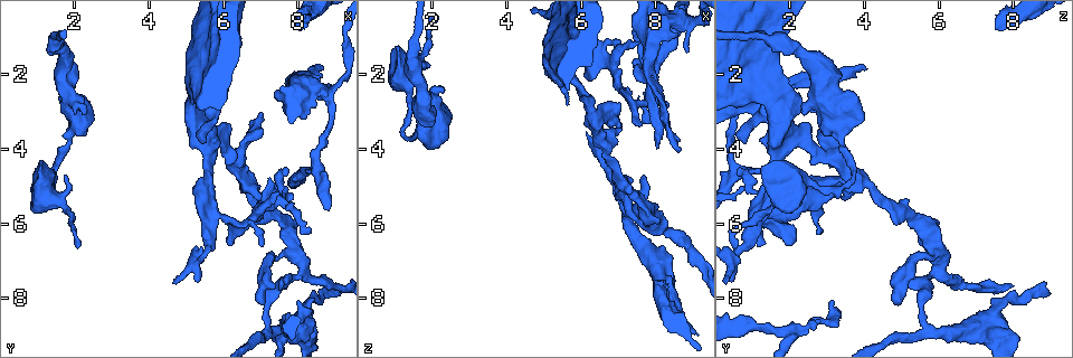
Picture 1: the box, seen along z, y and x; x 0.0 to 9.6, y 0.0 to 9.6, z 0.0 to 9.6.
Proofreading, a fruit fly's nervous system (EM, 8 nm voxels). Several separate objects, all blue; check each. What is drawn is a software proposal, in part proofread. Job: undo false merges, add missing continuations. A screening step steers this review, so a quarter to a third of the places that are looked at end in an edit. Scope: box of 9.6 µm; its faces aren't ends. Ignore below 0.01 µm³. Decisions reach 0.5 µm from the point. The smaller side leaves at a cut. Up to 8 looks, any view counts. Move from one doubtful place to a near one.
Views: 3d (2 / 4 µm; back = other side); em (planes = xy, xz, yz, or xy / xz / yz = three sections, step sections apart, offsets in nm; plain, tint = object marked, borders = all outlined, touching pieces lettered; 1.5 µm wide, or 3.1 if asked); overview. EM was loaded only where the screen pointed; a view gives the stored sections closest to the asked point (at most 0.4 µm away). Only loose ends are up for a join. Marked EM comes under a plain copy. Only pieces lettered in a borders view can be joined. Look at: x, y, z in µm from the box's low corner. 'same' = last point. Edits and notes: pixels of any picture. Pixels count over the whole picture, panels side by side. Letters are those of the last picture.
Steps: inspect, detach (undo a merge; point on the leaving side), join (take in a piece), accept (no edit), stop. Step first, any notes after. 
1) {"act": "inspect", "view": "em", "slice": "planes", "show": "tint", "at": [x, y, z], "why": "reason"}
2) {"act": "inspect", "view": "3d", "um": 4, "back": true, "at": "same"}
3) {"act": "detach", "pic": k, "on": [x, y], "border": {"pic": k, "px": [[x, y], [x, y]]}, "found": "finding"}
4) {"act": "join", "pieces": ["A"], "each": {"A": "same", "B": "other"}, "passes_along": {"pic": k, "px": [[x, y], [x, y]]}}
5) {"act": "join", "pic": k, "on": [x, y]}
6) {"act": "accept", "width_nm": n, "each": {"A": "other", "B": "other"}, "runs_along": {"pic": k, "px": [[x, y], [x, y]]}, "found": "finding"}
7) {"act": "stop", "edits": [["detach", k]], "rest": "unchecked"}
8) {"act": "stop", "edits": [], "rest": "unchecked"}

{"act": "inspect", "view": "3d", "um": 4, "at": [7.20, 8.80, 5.65]}

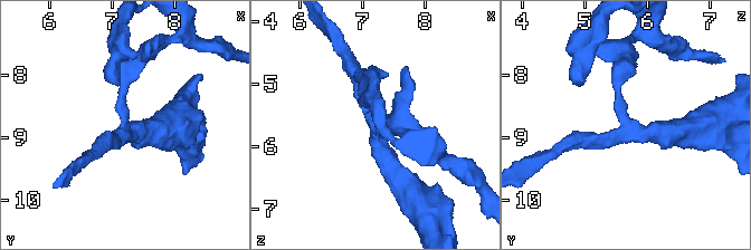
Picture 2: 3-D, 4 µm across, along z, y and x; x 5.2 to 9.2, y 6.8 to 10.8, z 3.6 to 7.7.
{"act": "inspect", "view": "em", "slice": "xz", "step": 4, "show": "tint", "at": [7.15, 8.80, 5.60], "arms": 3, "arm_widths_nm": [200, 240, 360], "why": "now the EM"}

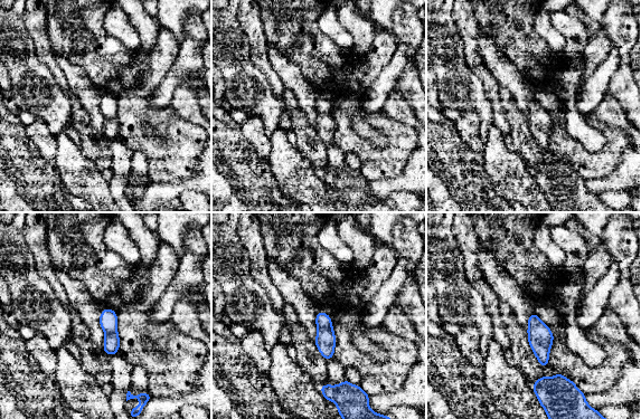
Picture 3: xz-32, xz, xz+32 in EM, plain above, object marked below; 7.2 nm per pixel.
{"act": "inspect", "view": "em", "slice": "yz", "step": 8, "show": "borders", "at": "same", "why": "another direction"}

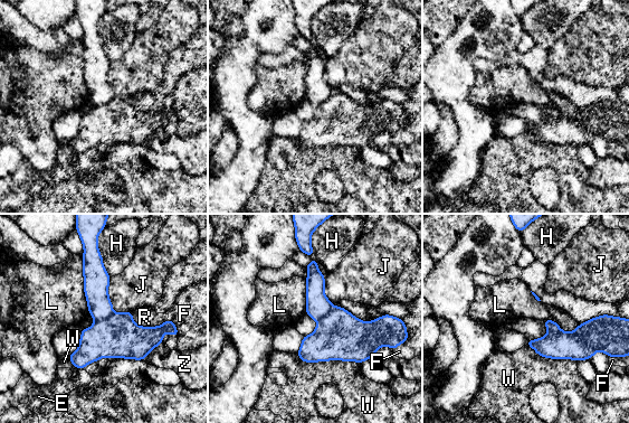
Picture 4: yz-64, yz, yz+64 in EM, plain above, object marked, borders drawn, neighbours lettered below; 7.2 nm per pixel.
{"act": "detach", "pic": 4, "on": [117, 336], "each": {"E": "other", "F": "other", "H": "other", "J": "other", "L": "other", "R": "other", "W": "other", "Z": "other"}, "border": {"pic": 4, "px": [[112, 312], [107, 317], [95, 321]]}, "found": "a second cell is stuck on"}

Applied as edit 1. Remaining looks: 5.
{"act": "inspect", "view": "overview", "why": "redraw"}

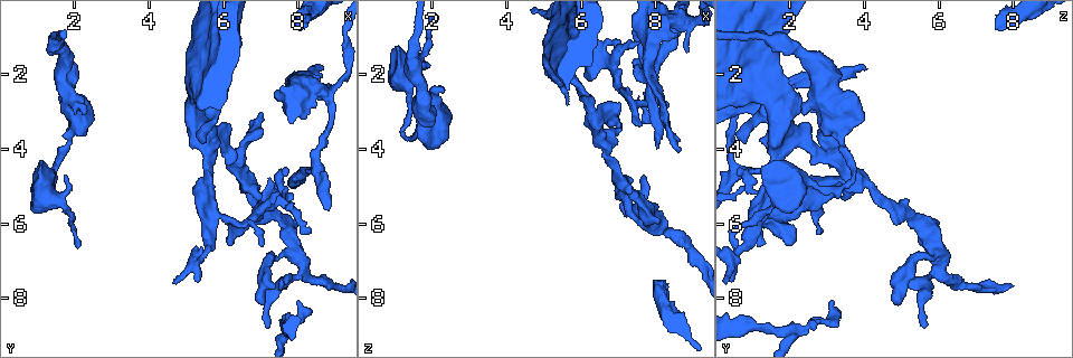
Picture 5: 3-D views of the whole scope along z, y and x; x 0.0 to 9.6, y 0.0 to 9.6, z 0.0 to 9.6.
{"act": "inspect", "view": "em", "slice": "xz", "step": 8, "show": "tint", "at": [8.90, 2.40, 0.60], "why": "calibre changes"}

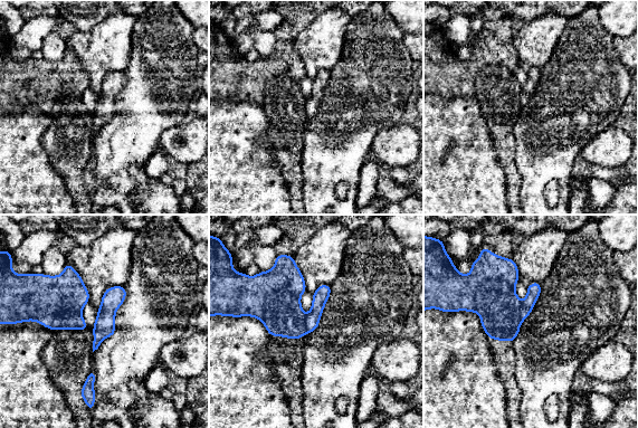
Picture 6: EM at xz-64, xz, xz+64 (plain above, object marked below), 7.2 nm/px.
{"act": "inspect", "view": "em", "slice": "planes", "show": "borders", "at": "same"}

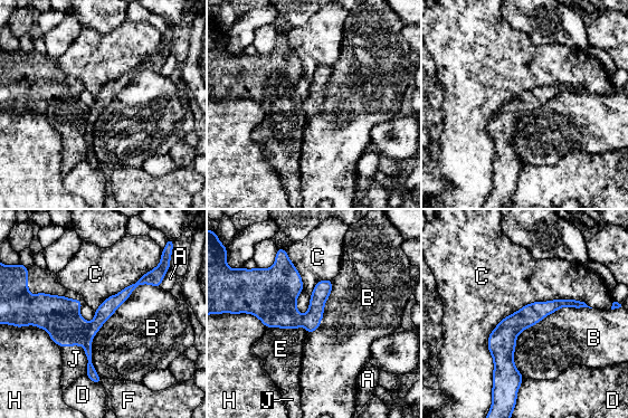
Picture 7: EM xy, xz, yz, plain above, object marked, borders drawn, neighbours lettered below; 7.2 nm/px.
{"act": "detach", "pic": 7, "on": [108, 306], "width_nm": 130, "each": {"A": "other", "B": "other", "C": "other", "D": "other", "E": "other", "F": "other", "H": "other", "J": "other"}, "found": "two cells meet here"}

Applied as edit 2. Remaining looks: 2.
{"act": "stop", "edits": [["detach", 4], ["detach", 7]], "rest": "unchecked"}

